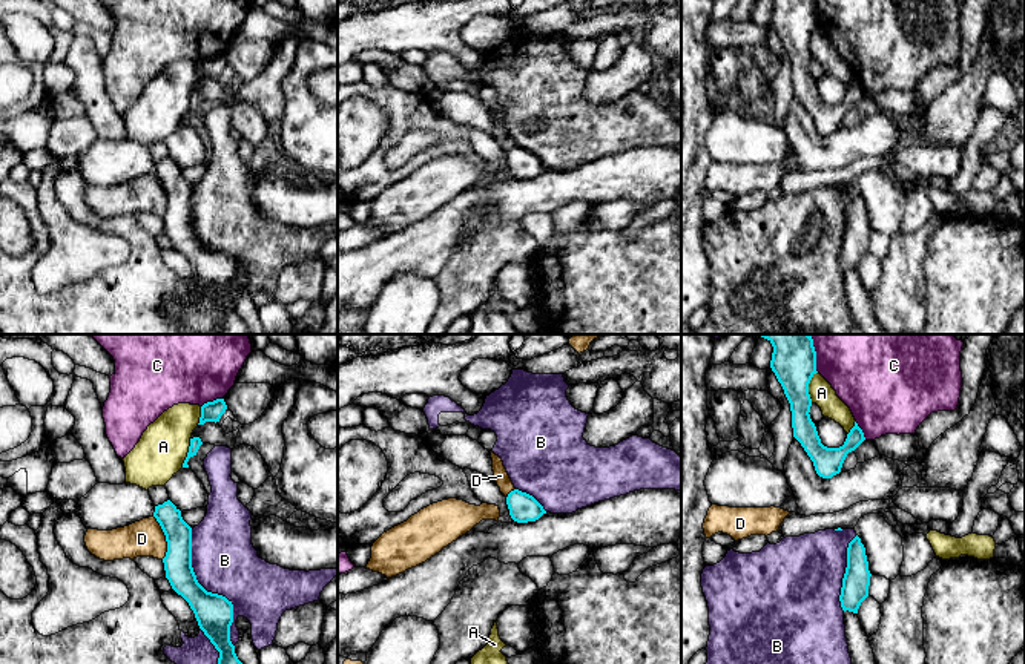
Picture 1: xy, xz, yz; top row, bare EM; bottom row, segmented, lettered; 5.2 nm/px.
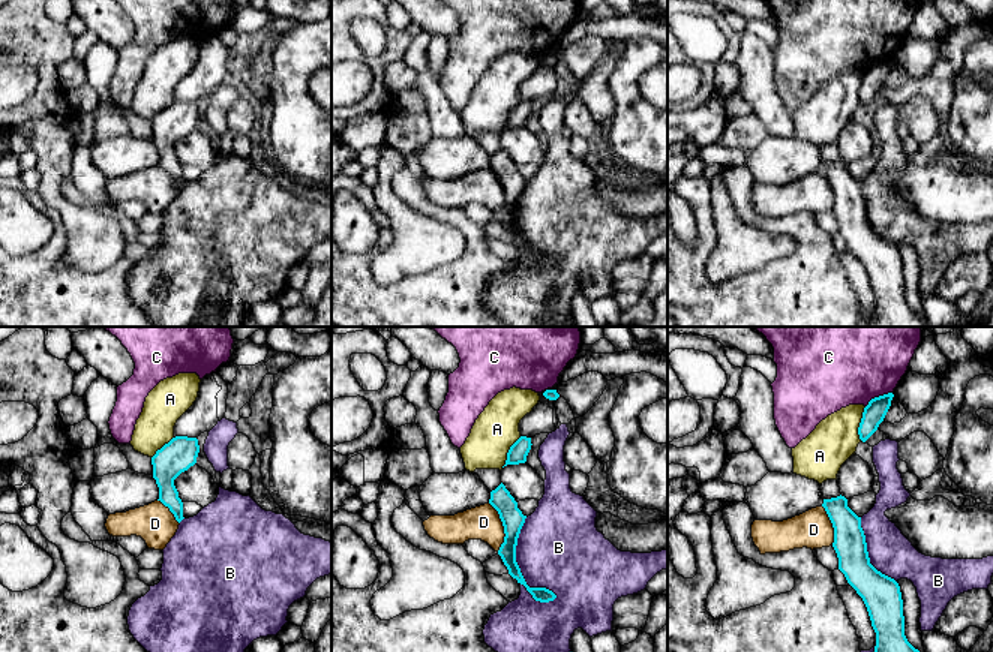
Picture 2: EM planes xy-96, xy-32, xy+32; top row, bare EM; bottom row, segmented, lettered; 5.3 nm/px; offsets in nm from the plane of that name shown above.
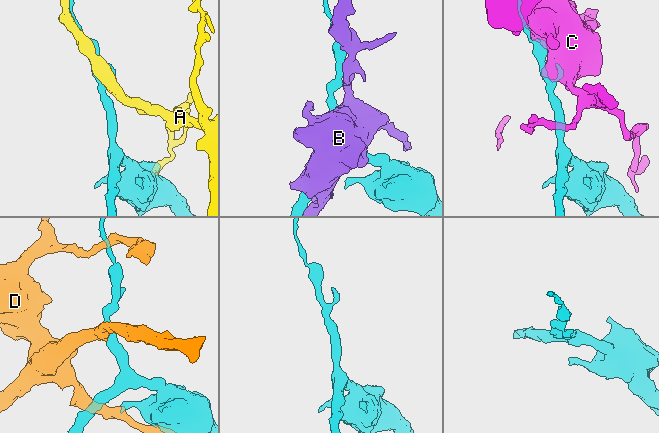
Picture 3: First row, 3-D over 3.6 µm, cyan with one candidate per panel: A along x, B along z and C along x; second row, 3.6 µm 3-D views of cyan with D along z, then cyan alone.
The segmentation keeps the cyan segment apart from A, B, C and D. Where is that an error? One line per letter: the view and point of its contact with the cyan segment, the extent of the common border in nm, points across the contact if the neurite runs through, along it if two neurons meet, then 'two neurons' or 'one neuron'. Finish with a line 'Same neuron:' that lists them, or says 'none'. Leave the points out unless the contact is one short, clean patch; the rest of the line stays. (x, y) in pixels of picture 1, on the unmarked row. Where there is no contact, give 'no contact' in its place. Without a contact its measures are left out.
A: yz (807, 43) | 170 nm | two neurons
B: xy (210, 249) | 650 nm | two neurons
C: xy (210, 59) | 120 nm | two neurons
D: xy (166, 193) | 240 nm | along xy (154, 172), (166, 198), (166, 212), (163, 215) | two neurons
Same neuron: none

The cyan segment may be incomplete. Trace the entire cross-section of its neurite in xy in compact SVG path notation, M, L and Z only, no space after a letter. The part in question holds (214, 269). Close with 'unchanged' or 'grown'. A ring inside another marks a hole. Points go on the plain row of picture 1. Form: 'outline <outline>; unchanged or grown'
outline M170 156L155 163L153 173L167 198L167 209L163 215L166 235L172 245L189 259L199 285L219 308L215 334L249 334L230 297L232 258L222 251L207 248L193 228L192 184L183 176L181 167Z; unchanged

